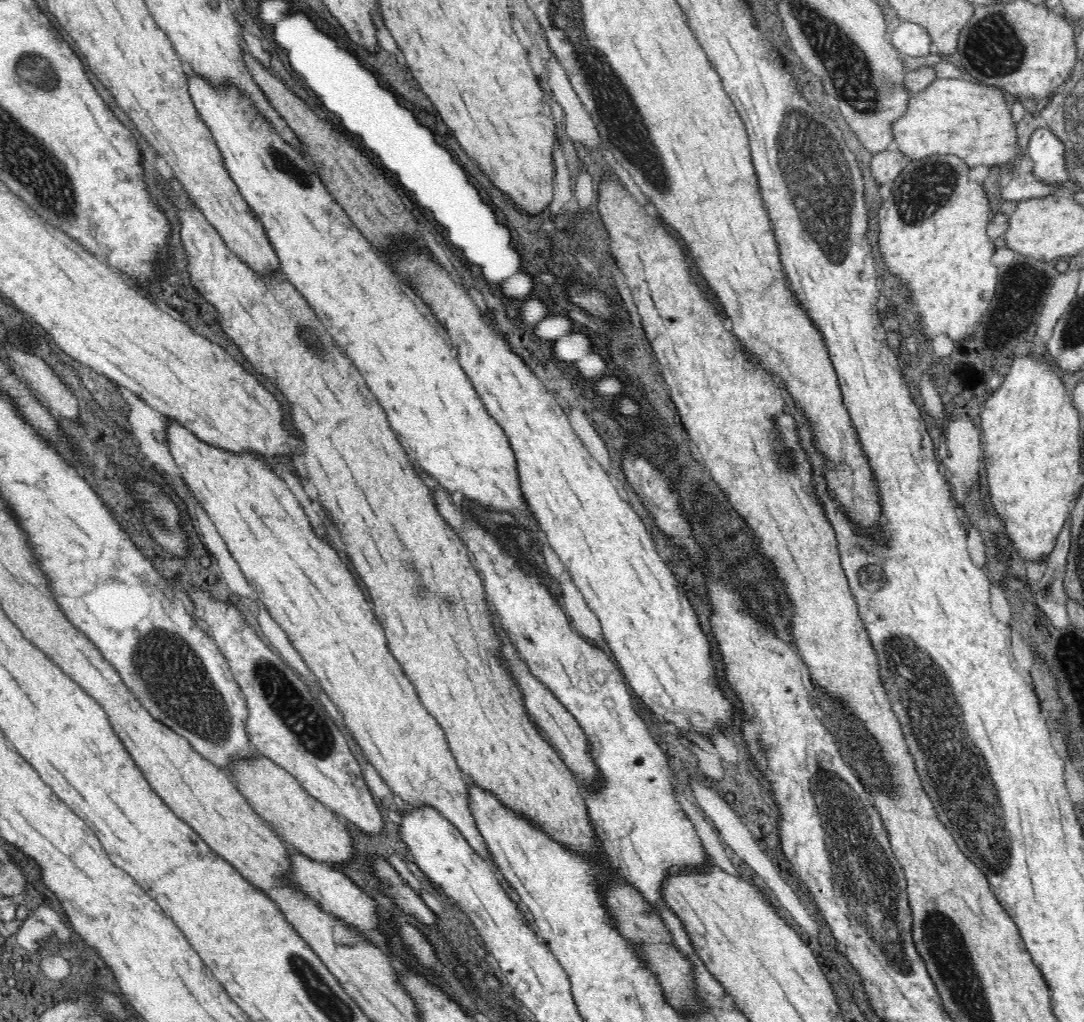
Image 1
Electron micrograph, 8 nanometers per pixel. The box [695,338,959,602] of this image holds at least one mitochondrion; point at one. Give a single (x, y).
(785, 456)

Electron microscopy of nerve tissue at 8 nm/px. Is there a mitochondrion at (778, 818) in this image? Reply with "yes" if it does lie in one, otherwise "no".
no

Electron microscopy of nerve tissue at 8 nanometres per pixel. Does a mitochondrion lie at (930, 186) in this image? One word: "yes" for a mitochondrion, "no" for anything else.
yes

